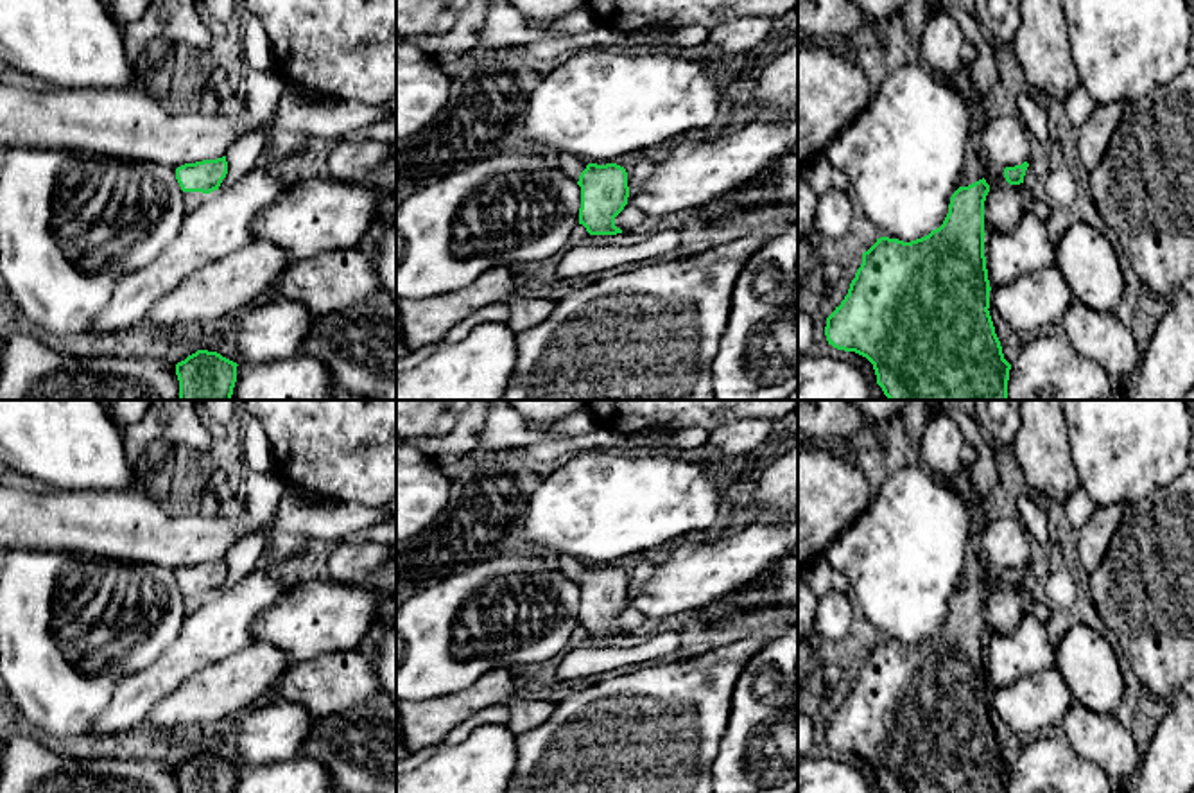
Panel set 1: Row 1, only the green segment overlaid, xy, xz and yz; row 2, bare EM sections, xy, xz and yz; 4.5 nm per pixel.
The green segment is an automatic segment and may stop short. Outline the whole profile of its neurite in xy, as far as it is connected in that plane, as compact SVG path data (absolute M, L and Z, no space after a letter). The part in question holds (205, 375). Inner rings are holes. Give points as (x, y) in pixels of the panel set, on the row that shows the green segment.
M197 350L176 364L179 400L231 400L237 366L217 352Z

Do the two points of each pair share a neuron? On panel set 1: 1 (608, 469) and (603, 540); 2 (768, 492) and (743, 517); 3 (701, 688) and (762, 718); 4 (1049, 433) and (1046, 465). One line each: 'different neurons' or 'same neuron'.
1: same neuron
2: same neuron
3: different neurons
4: same neuron

